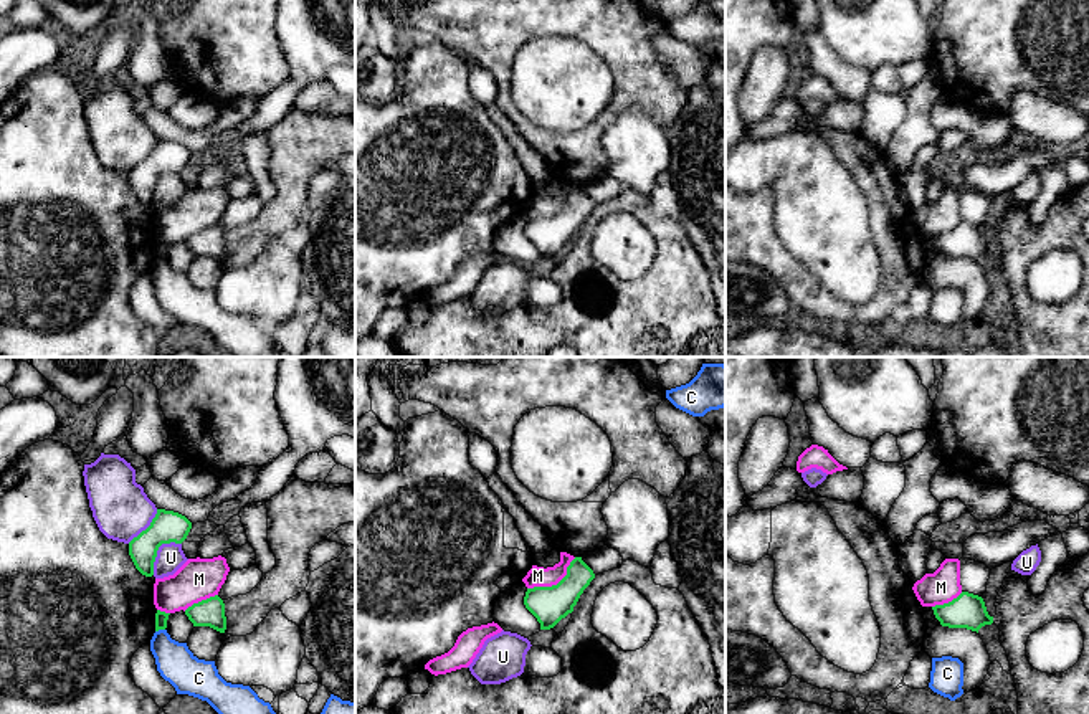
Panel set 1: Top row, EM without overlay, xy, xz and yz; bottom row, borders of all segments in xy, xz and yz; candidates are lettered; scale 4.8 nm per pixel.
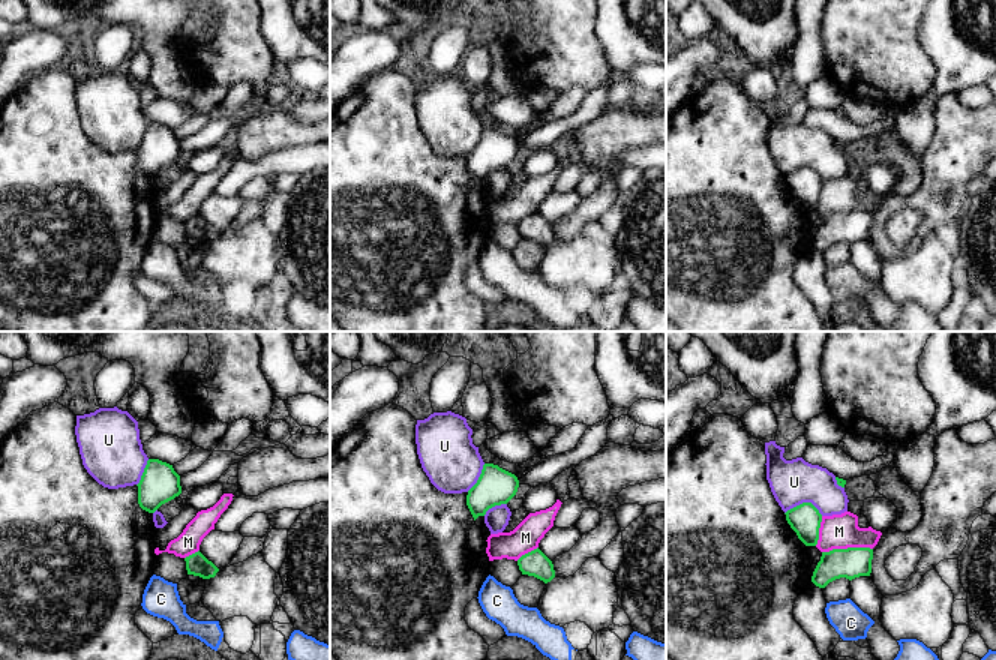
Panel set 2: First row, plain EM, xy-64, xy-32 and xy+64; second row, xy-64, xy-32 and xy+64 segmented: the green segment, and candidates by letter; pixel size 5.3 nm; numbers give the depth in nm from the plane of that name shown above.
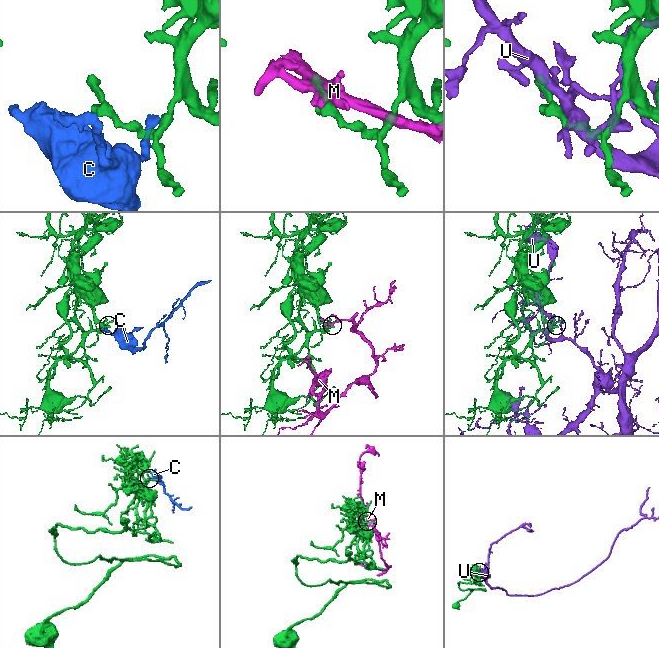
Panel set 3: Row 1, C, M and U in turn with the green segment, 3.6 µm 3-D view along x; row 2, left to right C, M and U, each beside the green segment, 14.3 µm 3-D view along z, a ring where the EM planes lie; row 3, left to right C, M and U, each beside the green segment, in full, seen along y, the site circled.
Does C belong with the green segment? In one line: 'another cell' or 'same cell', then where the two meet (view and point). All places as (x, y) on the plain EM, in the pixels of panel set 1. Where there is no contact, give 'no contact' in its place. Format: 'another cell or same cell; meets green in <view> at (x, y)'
another cell; meets green in xy at (159, 258)

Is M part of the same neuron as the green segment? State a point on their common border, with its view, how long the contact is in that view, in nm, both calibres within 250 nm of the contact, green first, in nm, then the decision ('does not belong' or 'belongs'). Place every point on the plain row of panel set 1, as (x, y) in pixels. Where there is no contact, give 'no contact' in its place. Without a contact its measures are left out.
contact xz (554, 215); length 280 nm; calibres 180 and 100 nm; does not belong

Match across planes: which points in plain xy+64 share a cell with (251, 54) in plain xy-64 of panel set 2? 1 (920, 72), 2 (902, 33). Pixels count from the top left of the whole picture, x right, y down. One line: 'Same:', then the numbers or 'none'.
Same: 1, 2

